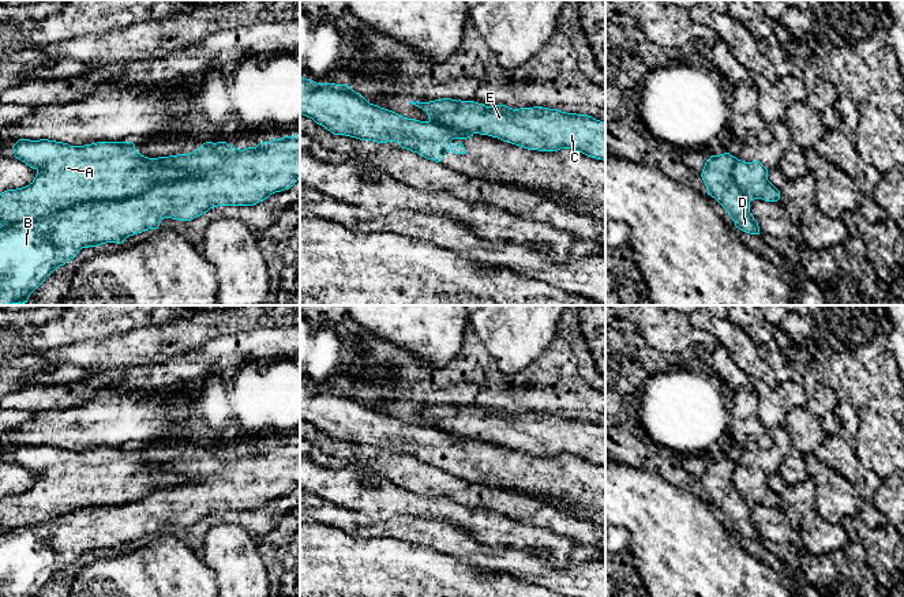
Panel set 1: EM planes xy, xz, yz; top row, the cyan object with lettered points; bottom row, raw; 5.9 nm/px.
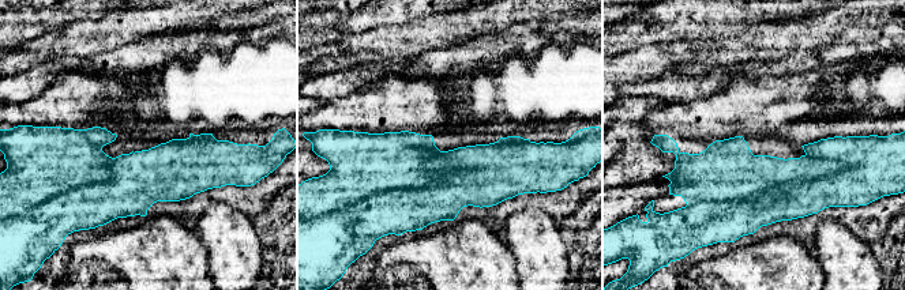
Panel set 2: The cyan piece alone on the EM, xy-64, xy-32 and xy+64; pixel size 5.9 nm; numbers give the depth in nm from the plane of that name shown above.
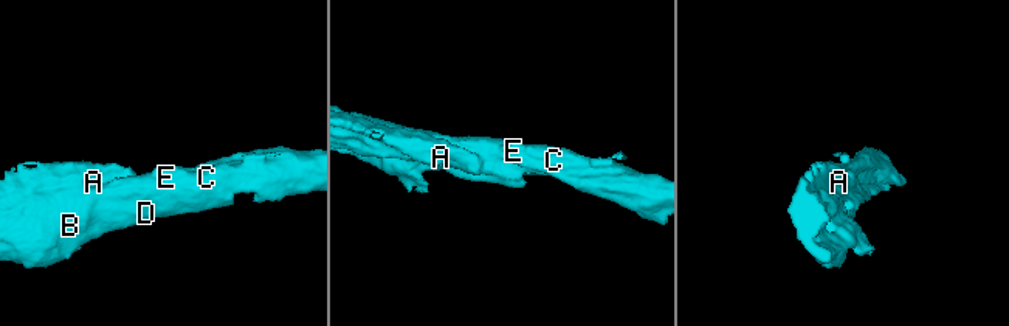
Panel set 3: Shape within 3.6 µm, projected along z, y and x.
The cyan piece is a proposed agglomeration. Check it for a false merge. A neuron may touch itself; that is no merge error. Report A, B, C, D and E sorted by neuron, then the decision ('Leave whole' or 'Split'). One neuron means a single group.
Groups: A / B C D E. Split

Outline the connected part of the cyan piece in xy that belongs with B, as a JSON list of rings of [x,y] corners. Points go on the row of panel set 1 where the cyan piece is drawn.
[[[300,134],[244,150],[226,142],[206,142],[192,153],[153,159],[196,176],[158,181],[140,195],[83,202],[31,221],[0,226],[0,305],[27,303],[45,278],[82,248],[121,244],[130,236],[157,229],[164,218],[191,221],[213,207],[254,206],[289,189],[300,179]]]

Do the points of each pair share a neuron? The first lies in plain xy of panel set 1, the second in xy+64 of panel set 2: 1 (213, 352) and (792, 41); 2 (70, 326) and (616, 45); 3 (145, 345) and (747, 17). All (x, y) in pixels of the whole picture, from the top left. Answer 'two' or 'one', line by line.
1: two
2: one
3: two

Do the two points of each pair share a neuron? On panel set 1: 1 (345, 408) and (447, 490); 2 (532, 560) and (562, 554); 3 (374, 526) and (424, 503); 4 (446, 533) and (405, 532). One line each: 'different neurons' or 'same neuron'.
1: different neurons
2: different neurons
3: different neurons
4: same neuron

